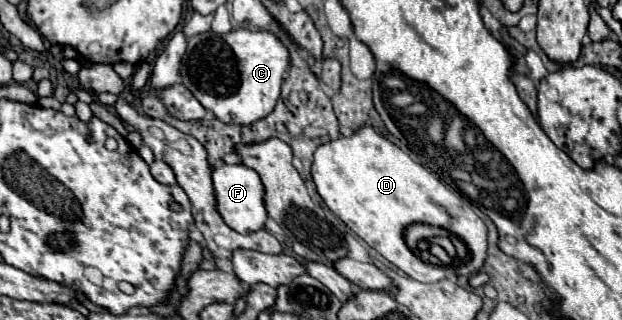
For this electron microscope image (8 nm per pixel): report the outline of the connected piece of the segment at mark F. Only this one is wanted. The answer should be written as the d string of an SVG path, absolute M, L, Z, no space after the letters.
M223 165L213 171L213 187L217 197L217 209L223 221L237 233L251 233L265 227L267 209L265 209L265 187L259 175L245 165Z

